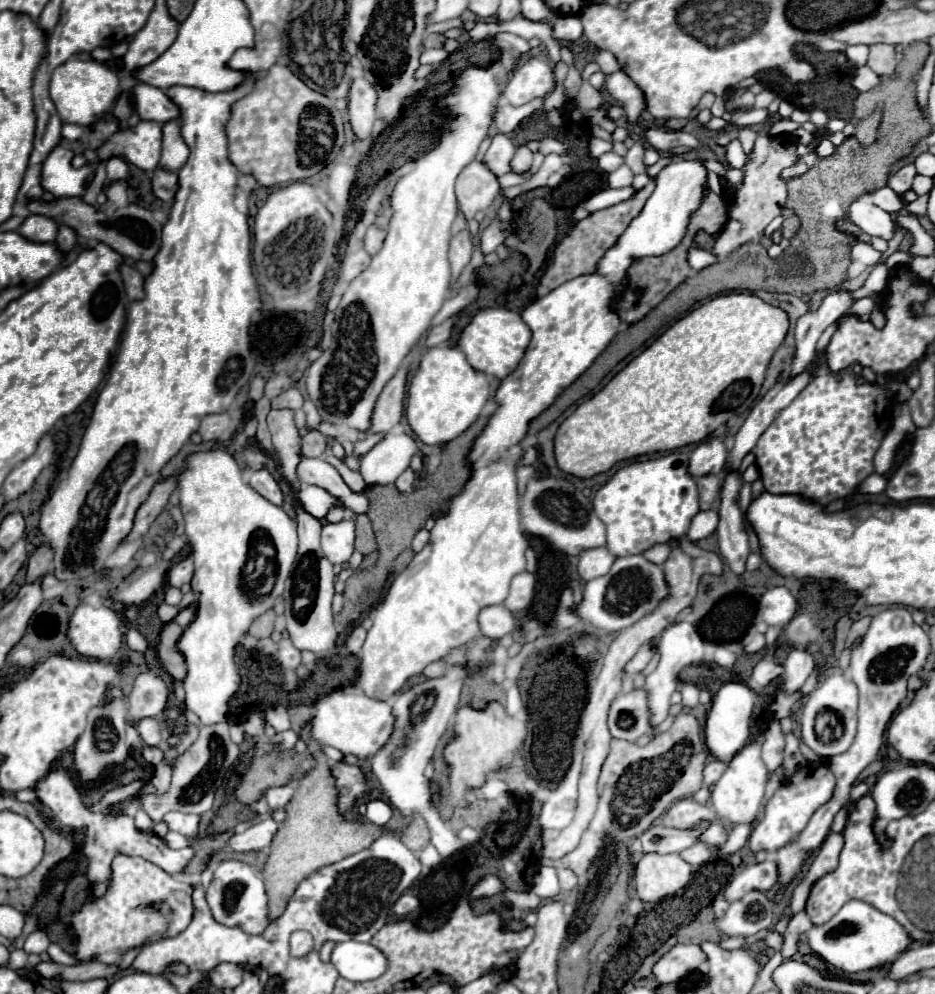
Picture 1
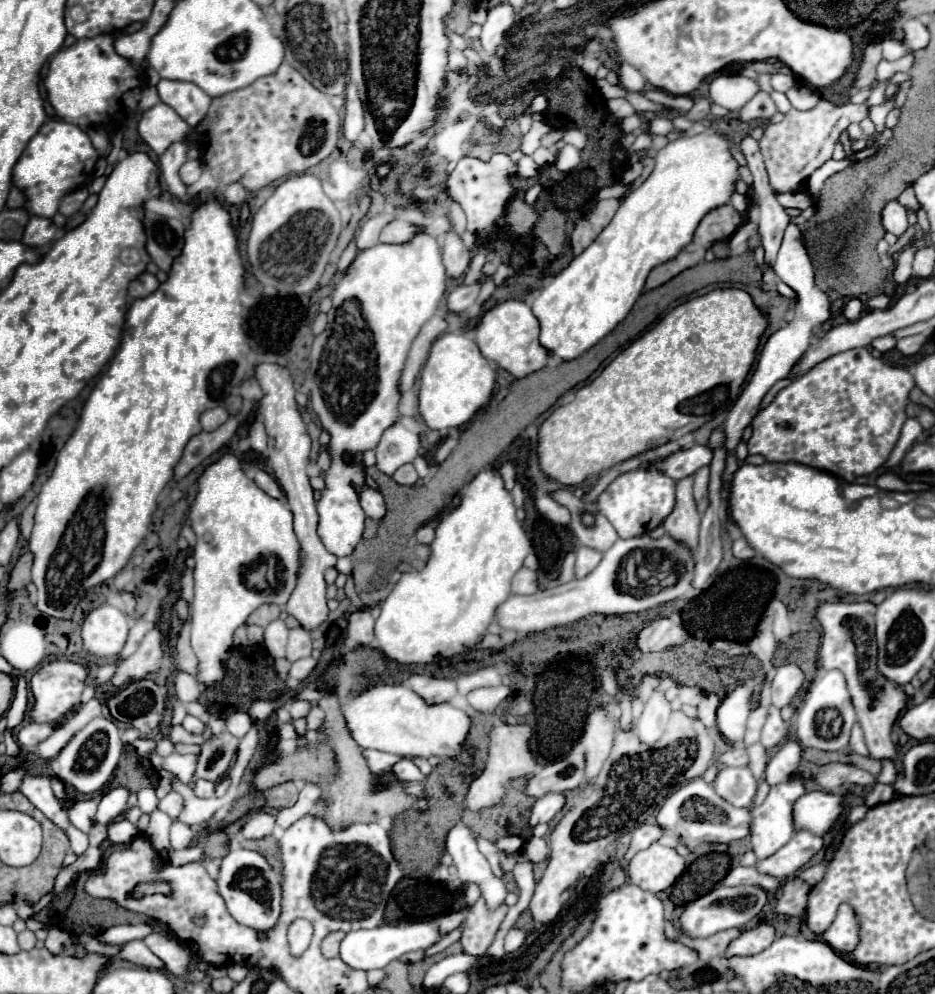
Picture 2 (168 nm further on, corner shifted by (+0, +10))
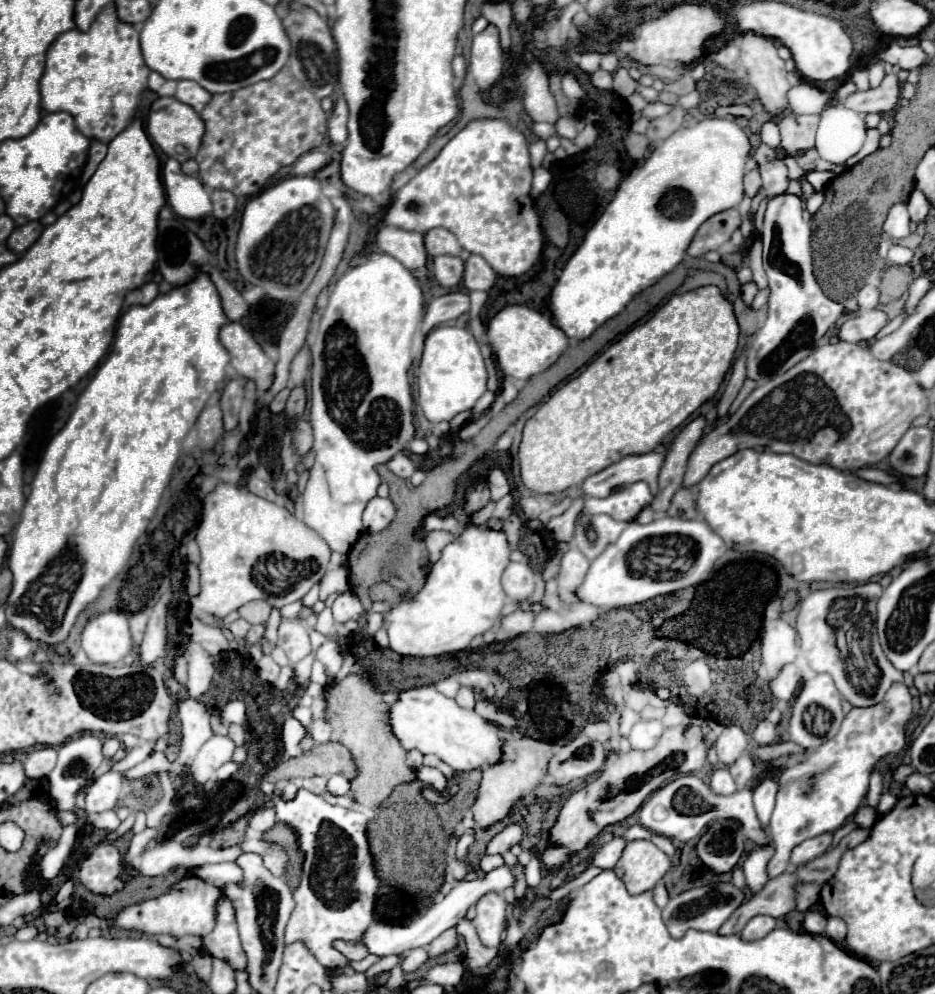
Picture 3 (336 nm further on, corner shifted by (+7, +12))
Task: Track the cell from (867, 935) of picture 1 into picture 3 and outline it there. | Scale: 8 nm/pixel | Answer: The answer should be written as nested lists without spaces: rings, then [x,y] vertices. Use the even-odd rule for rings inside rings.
[[[831,917],[829,923],[827,923],[827,929],[825,929],[825,935],[835,941],[837,945],[841,945],[845,941],[845,935],[847,935],[847,925],[841,917]]]

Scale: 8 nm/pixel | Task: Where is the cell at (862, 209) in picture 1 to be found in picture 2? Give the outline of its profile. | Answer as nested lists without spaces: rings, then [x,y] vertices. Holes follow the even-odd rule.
[[[898,201],[886,203],[886,207],[884,207],[884,211],[882,211],[882,223],[884,223],[886,231],[890,231],[890,233],[894,233],[896,237],[900,237],[900,235],[908,229],[906,207],[902,207]]]

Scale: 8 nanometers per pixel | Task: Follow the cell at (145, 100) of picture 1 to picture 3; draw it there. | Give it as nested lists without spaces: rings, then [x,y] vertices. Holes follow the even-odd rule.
[[[179,81],[177,83],[177,93],[175,93],[175,99],[193,107],[197,113],[203,111],[203,107],[209,103],[211,99],[211,93],[205,91],[199,83],[193,83],[193,81]]]

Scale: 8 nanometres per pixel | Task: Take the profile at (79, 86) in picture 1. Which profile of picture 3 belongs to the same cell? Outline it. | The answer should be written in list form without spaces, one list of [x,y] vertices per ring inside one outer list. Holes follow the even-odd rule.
[[[107,7],[93,21],[89,31],[81,33],[71,29],[59,35],[49,47],[45,73],[39,81],[40,105],[49,113],[69,111],[85,137],[109,143],[131,123],[141,91],[147,87],[149,73],[151,69],[141,55],[139,31],[129,23],[121,23],[115,9]]]

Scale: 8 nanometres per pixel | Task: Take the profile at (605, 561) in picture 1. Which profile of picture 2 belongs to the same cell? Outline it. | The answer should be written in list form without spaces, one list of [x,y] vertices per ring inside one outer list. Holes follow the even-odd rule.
[[[578,547],[576,551],[576,579],[586,577],[598,563],[600,563],[602,553],[596,553],[590,547]]]

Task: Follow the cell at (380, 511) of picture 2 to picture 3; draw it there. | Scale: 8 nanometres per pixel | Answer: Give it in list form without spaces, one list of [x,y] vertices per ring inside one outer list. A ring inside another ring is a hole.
[[[373,497],[363,511],[363,527],[369,533],[377,533],[383,531],[393,521],[393,517],[395,517],[395,507],[391,499]]]

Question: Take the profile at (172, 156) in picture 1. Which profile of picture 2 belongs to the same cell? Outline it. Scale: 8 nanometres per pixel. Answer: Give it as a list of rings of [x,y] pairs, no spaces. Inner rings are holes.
[[[186,143],[170,145],[166,149],[166,153],[160,155],[160,173],[162,173],[162,177],[164,177],[164,181],[166,181],[168,189],[170,189],[170,193],[176,195],[178,199],[190,203],[190,201],[194,201],[196,193],[190,193],[188,187],[182,183],[182,179],[178,175],[180,167],[186,163],[186,159],[188,159],[188,145]]]

